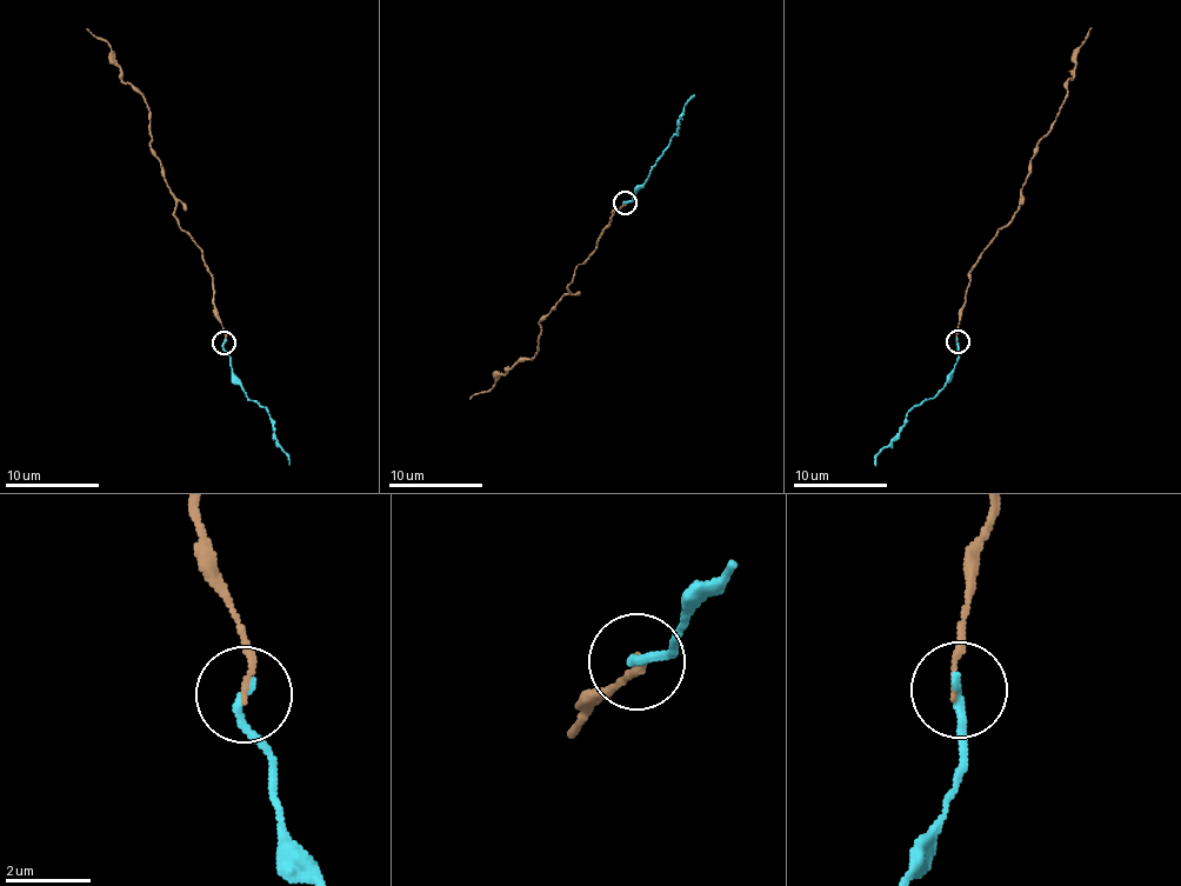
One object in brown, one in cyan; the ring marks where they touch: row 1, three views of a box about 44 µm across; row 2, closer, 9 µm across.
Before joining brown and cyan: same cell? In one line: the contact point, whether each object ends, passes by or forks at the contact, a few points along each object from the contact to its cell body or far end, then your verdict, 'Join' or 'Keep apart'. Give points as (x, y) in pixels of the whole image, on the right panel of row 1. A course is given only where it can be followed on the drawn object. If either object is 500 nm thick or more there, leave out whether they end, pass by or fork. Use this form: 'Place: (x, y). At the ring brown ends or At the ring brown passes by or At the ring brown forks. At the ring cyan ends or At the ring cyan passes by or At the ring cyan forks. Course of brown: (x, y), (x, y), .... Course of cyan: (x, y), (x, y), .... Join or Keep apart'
Place: (958, 341). At the ring brown ends. At the ring cyan ends. Course of brown: (956, 340), (969, 271), (1019, 208), (1040, 140), (1067, 91), (1067, 82), (1075, 75), (1081, 42), (1091, 27). Course of cyan: (956, 340), (958, 362), (951, 380), (907, 414), (902, 431), (875, 458), (875, 465). Join

